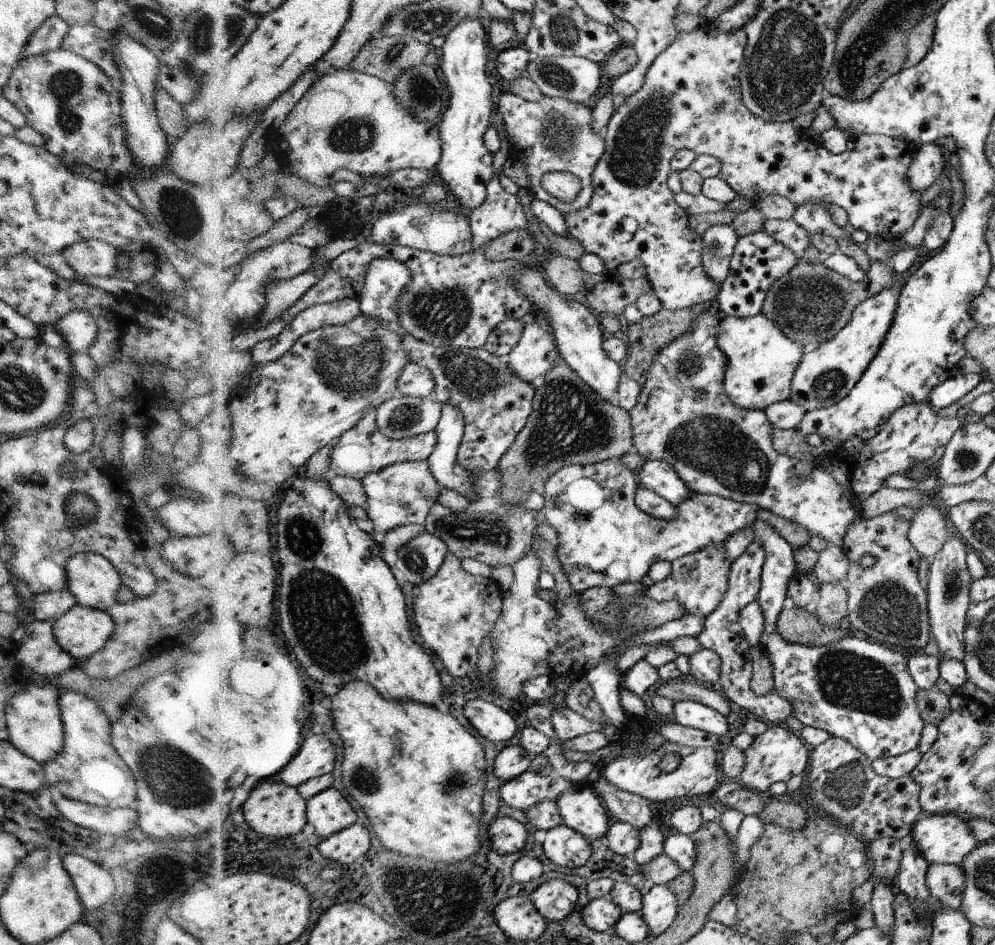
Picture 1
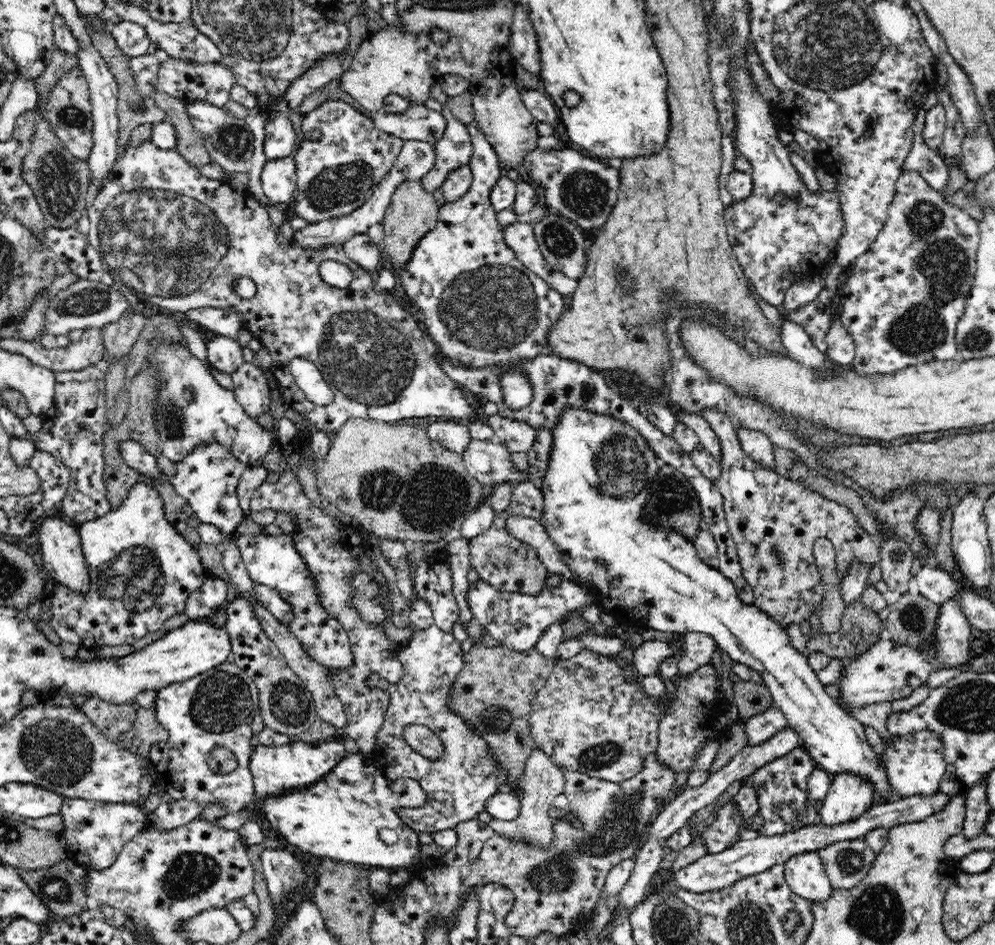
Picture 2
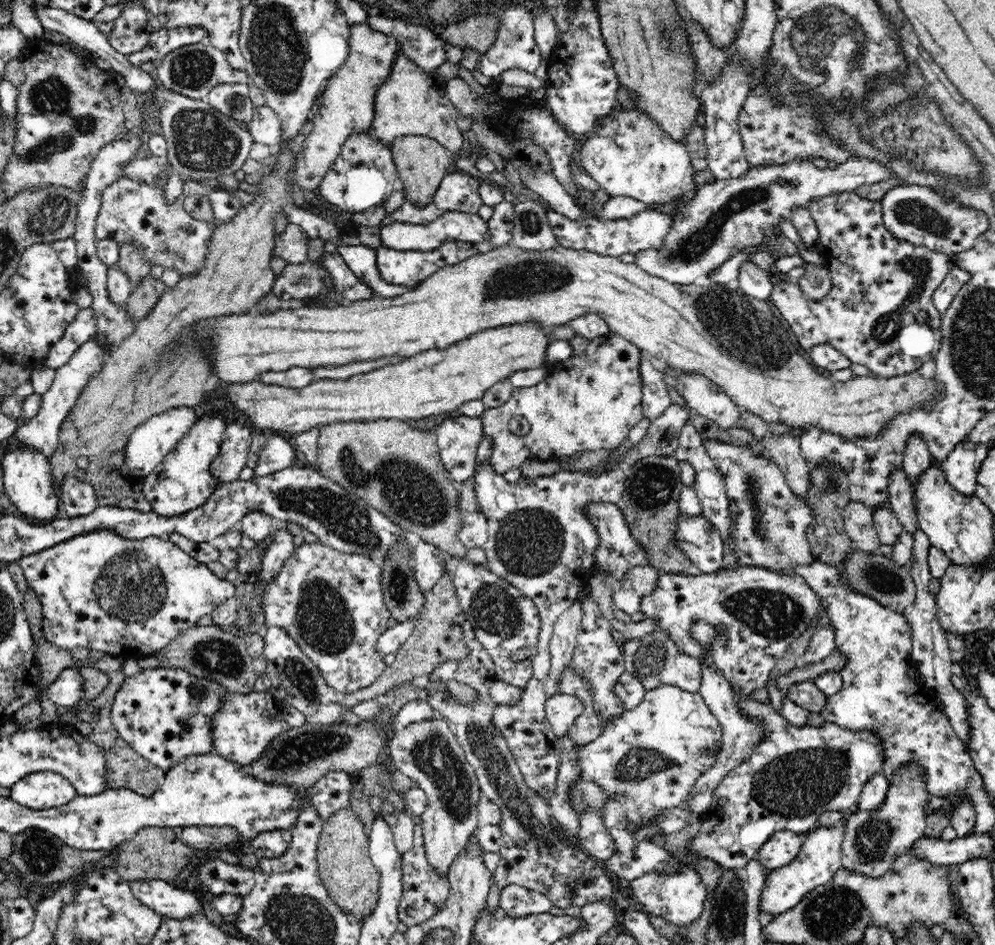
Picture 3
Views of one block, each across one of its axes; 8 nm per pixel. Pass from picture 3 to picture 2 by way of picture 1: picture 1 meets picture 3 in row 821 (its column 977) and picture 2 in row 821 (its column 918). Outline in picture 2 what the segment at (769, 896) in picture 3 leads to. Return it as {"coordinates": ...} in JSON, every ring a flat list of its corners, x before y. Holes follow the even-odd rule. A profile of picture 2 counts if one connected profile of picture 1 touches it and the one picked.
{"coordinates":[[838,772,832,776,828,795,819,803,820,824,835,826,853,822,873,806,873,782,854,772]]}

